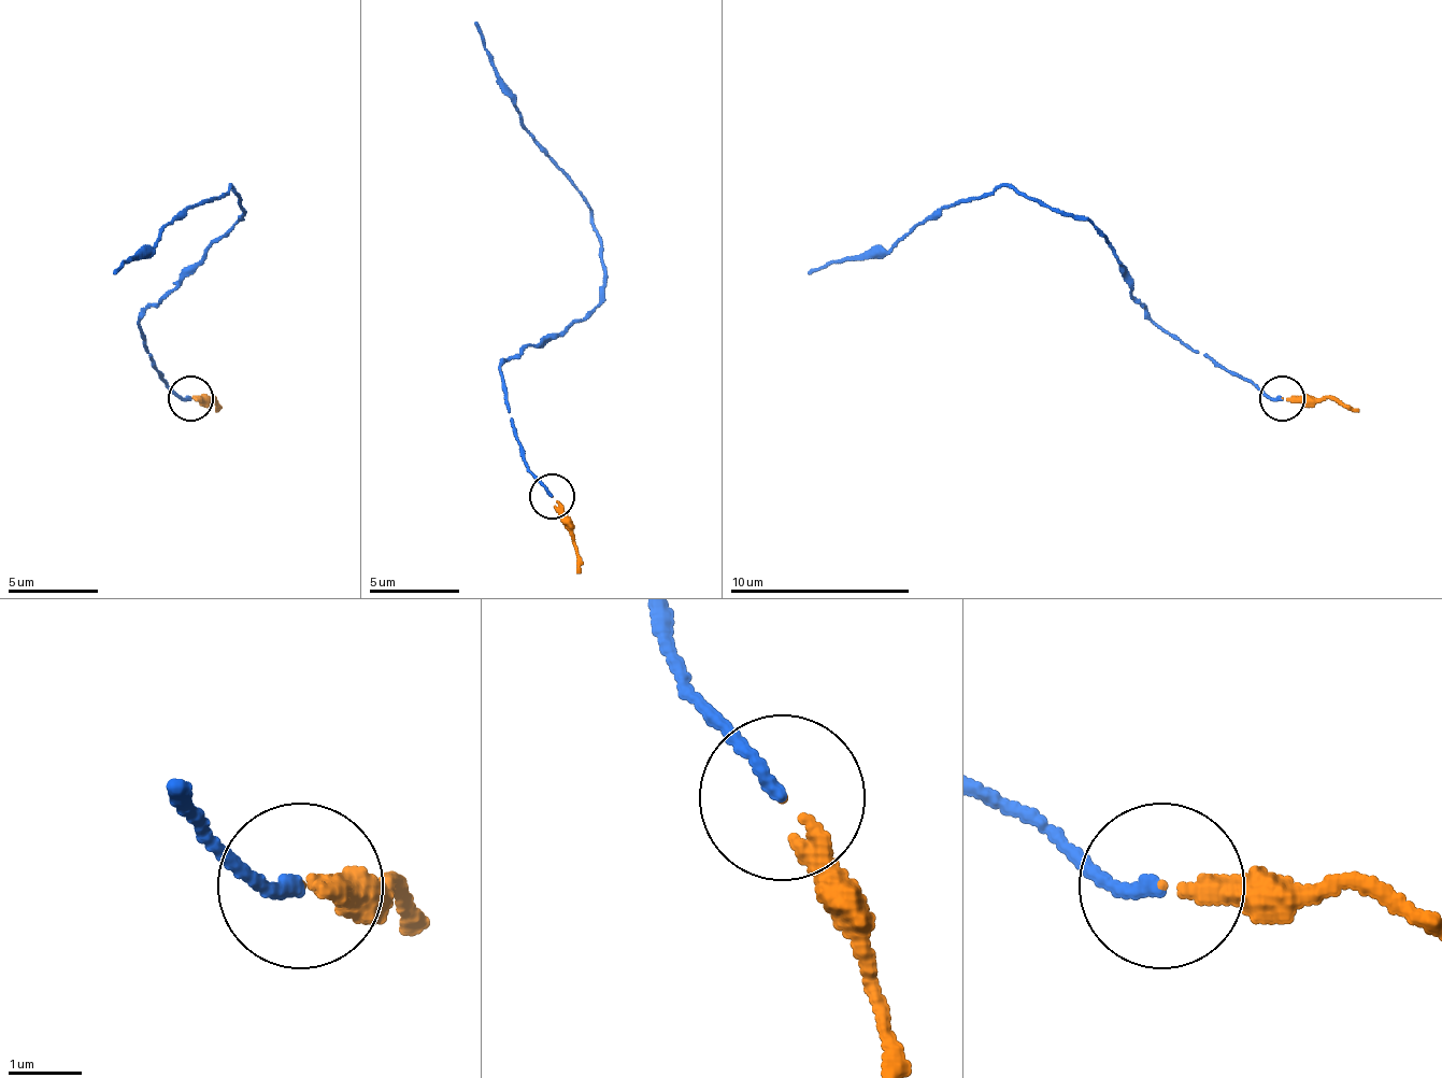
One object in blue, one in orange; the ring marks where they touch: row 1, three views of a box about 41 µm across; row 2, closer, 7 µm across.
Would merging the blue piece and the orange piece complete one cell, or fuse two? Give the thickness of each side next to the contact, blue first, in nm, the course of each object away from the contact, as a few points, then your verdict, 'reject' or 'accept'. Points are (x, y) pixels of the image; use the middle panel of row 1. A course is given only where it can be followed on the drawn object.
170 nm thick on the blue side, 200 nm on the other; blue runs (551, 497), (514, 434), (501, 367), (569, 330), (600, 299), (604, 267), (582, 190), (510, 100), (474, 24); orange runs (551, 497), (573, 538), (582, 575); accept

